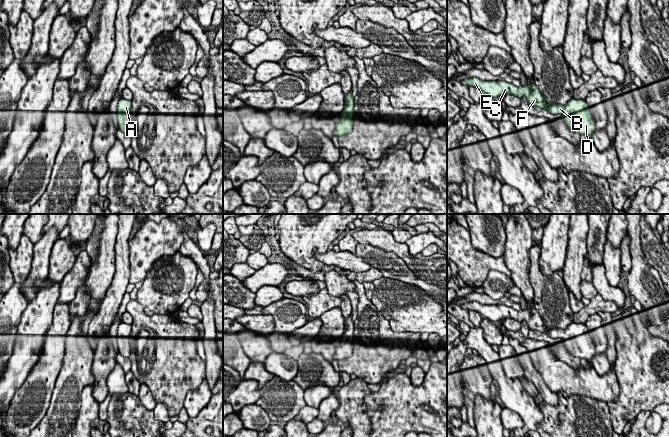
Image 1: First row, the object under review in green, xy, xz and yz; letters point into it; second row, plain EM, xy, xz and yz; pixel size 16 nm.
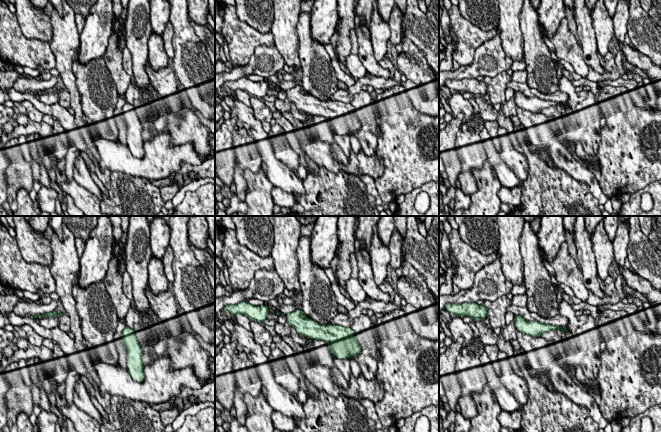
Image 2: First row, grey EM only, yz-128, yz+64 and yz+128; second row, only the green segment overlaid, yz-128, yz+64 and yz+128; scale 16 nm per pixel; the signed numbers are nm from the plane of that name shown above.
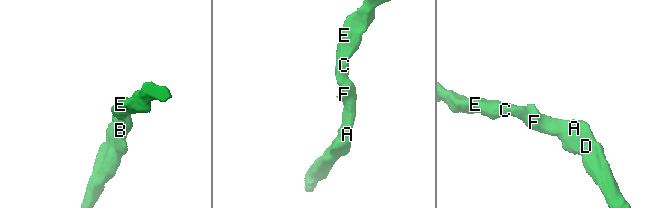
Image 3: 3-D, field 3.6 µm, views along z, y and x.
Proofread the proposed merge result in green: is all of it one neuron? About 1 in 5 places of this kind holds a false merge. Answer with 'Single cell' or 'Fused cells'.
Single cell

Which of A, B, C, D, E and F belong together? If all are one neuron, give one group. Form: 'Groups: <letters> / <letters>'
Groups: A B C D E F

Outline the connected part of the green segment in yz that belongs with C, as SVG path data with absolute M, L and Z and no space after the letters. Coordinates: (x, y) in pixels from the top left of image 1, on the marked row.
M477 77L465 79L461 83L468 87L478 88L483 94L493 99L502 94L511 94L519 98L526 97L529 106L546 109L552 114L561 114L572 132L585 135L592 141L592 134L596 127L585 100L572 98L565 105L548 105L535 83L518 87L506 81L483 81Z

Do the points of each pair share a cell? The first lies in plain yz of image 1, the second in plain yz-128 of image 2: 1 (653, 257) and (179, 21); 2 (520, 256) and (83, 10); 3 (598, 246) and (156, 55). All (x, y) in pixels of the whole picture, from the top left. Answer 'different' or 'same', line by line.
1: same
2: different
3: different

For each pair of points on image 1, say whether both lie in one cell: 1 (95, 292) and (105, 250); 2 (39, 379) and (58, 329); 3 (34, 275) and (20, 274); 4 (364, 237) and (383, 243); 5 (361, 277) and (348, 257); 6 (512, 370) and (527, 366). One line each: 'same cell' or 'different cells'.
1: same cell
2: same cell
3: different cells
4: same cell
5: different cells
6: different cells

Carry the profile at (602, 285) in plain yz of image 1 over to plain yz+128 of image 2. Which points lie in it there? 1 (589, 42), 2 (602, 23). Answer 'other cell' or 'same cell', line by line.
1: same cell
2: other cell

